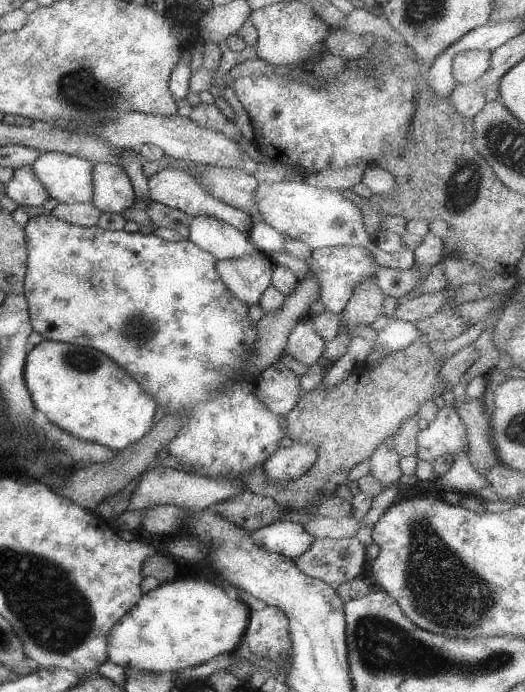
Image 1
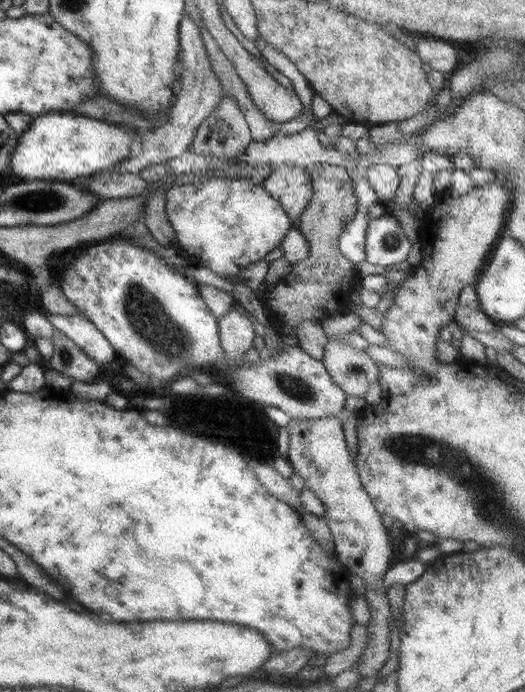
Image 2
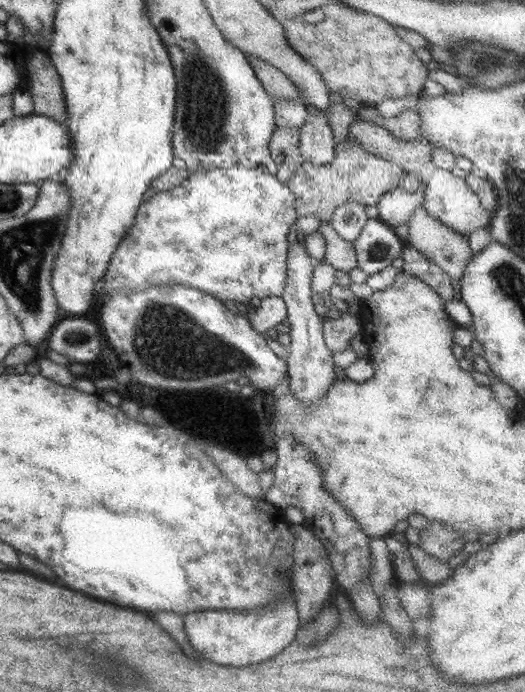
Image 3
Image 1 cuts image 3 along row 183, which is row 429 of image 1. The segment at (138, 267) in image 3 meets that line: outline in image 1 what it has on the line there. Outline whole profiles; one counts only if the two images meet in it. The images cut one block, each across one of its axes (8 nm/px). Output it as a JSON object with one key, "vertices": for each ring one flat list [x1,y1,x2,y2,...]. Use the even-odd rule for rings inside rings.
{"vertices":[[52,214,30,217,24,229,27,240,27,277,24,280,24,294,33,330,41,334,44,339,90,347,106,356,112,356,112,360,116,360,140,384,140,388,143,388,148,396,152,396,158,405,165,407,167,414,172,412,174,416,181,416,185,420,184,429,171,440,168,451,169,454,176,457,177,462,185,464,186,467,194,467,194,470,184,470,184,472,200,474,200,476,208,476,208,478,240,480,240,484,243,484,240,476,244,476,244,472,252,472,252,468,256,468,258,464,262,466,278,450,278,442,287,436,284,424,280,422,282,416,272,414,256,398,252,380,244,378,244,366,248,364,252,344,256,344,256,328,252,327,248,314,249,306,238,300,226,288,218,274,218,260,213,254,198,248,198,245,188,238,182,238,179,242,169,242,155,236,154,233,144,235,140,231,129,233,124,230,104,230,98,225,78,226,78,224,64,222]]}

